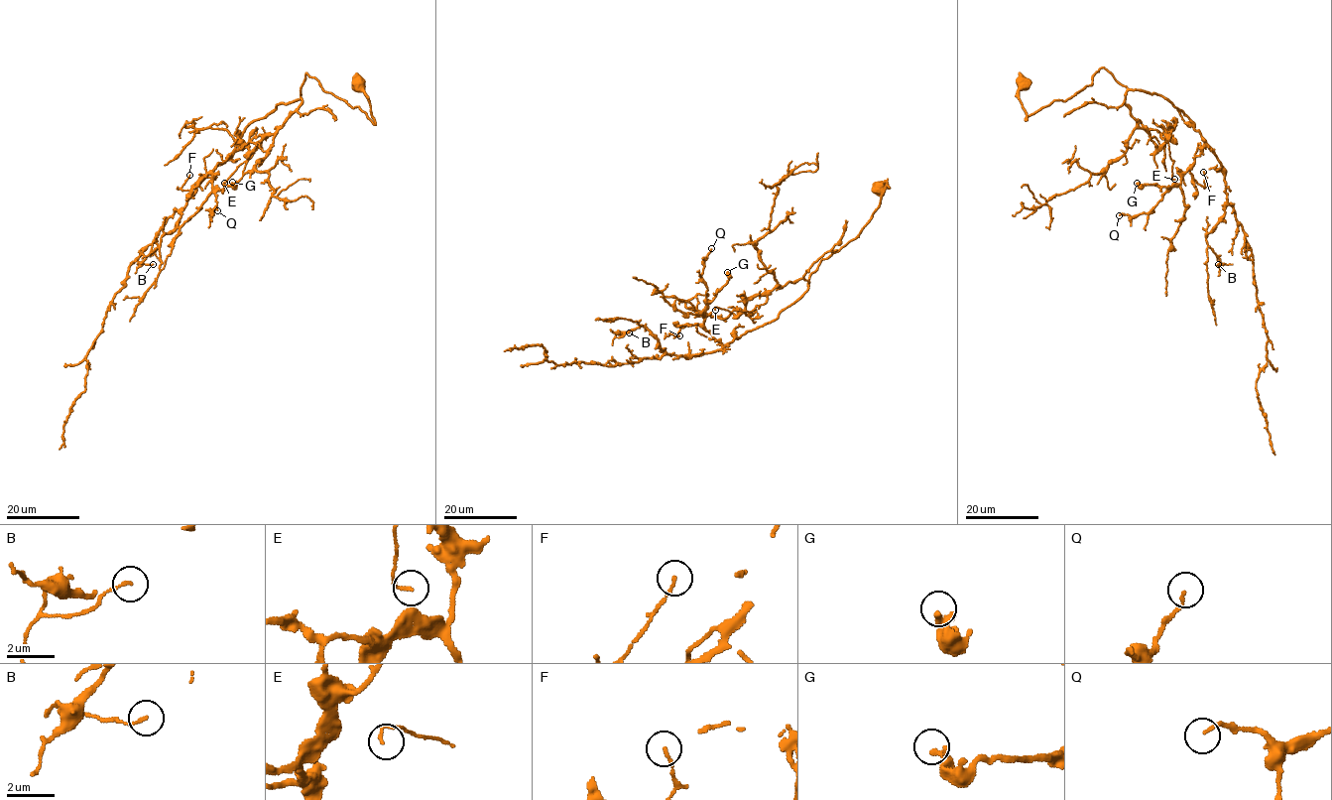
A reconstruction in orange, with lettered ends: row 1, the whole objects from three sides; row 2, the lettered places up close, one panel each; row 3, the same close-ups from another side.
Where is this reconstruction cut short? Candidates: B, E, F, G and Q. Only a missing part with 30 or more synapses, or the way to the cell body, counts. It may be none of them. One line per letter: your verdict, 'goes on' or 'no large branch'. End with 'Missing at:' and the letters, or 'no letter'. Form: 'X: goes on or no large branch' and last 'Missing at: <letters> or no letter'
B: no large branch
E: no large branch
F: no large branch
G: no large branch
Q: no large branch
Missing at: no letter

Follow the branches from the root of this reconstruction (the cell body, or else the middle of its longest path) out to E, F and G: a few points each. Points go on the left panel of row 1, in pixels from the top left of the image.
E: (359, 85), (374, 124), (358, 106), (325, 91), (305, 73), (302, 104), (224, 183)
F: (359, 85), (374, 124), (306, 73), (301, 99), (279, 103), (250, 123), (230, 156), (183, 191), (189, 175)
G: (359, 85), (374, 124), (305, 73), (301, 99), (250, 123), (217, 164), (212, 186), (232, 182)

